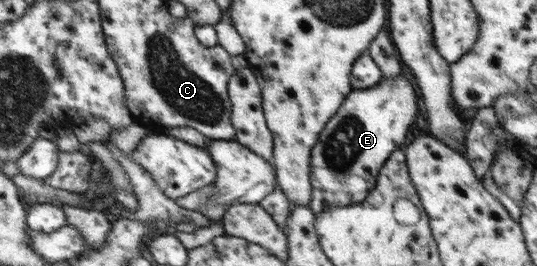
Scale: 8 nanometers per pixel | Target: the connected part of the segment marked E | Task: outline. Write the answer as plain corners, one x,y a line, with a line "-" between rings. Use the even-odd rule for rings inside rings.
401,74
393,79
381,79
369,89
354,90
348,96
339,113
327,123
311,157
313,198
310,207
316,214
326,211
329,207
348,207
364,201
366,194
374,187
379,169
388,159
390,152
402,145
404,135
414,121
418,100
412,85

